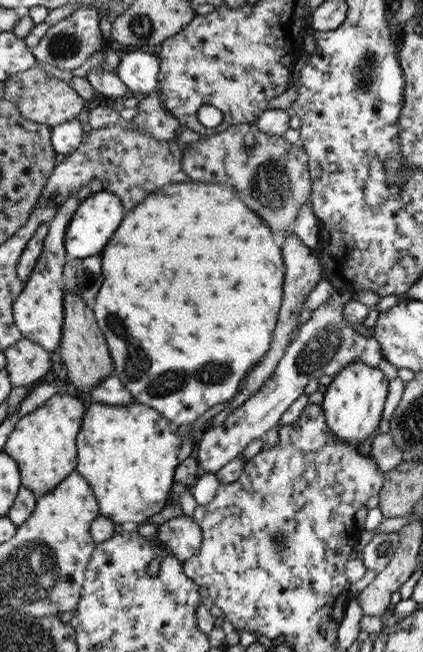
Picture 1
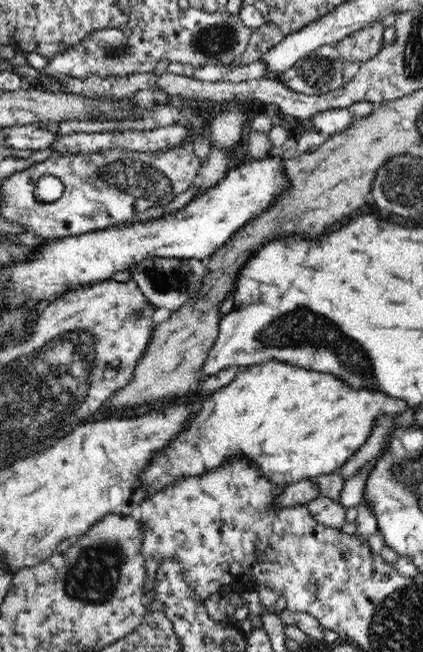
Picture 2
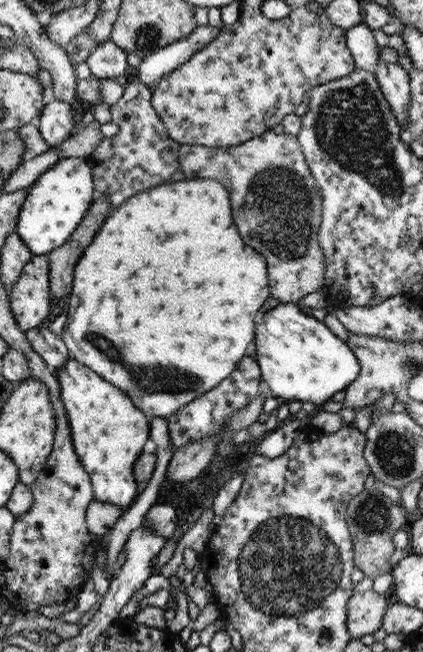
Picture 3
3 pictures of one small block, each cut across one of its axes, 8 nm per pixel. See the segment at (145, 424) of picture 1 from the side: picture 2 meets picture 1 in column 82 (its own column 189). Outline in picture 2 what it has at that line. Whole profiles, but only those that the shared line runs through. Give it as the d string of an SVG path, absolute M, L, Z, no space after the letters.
M276 358L250 364L241 368L226 386L203 396L199 413L192 417L191 425L147 466L142 479L147 483L148 499L180 478L210 472L224 462L242 456L246 462L259 468L266 479L270 478L280 486L330 474L366 442L378 414L398 414L407 407L399 398L390 398L382 392L352 390L330 374L310 372L307 368L292 366Z

